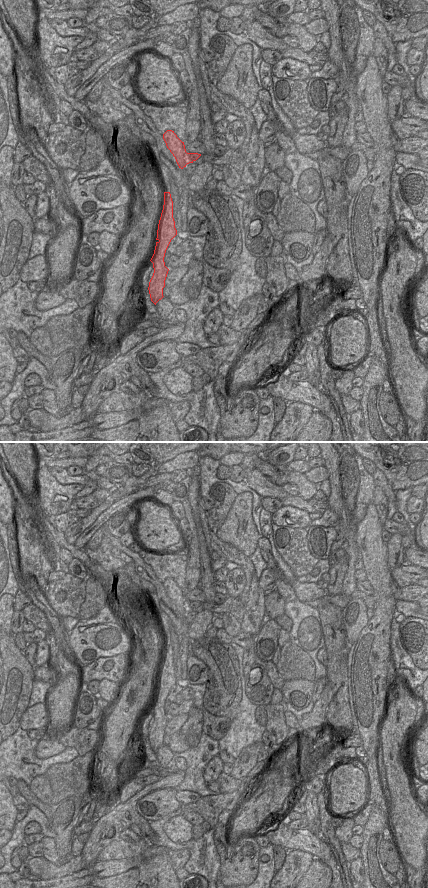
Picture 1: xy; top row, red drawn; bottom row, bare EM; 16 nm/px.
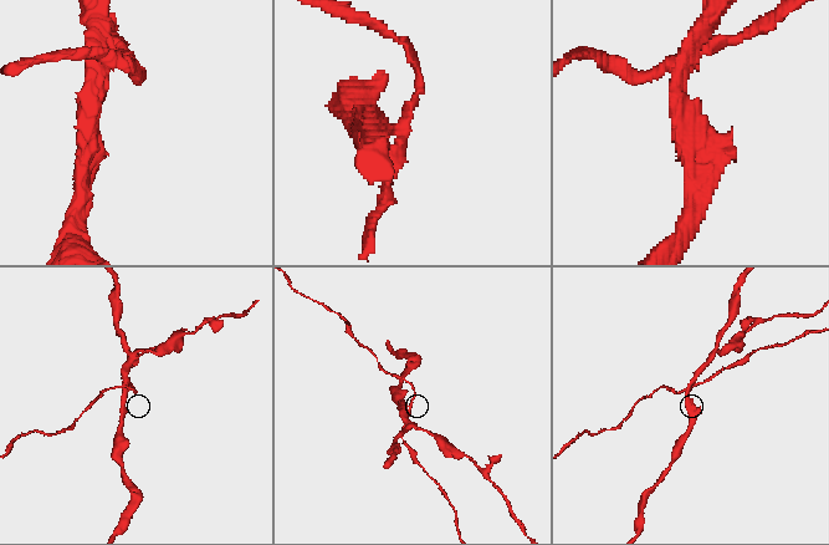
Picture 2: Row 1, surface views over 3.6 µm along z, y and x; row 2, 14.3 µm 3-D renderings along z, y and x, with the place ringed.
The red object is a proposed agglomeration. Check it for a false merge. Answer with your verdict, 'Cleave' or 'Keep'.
Cleave

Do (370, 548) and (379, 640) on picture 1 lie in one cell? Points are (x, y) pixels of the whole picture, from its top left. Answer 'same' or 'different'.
same

